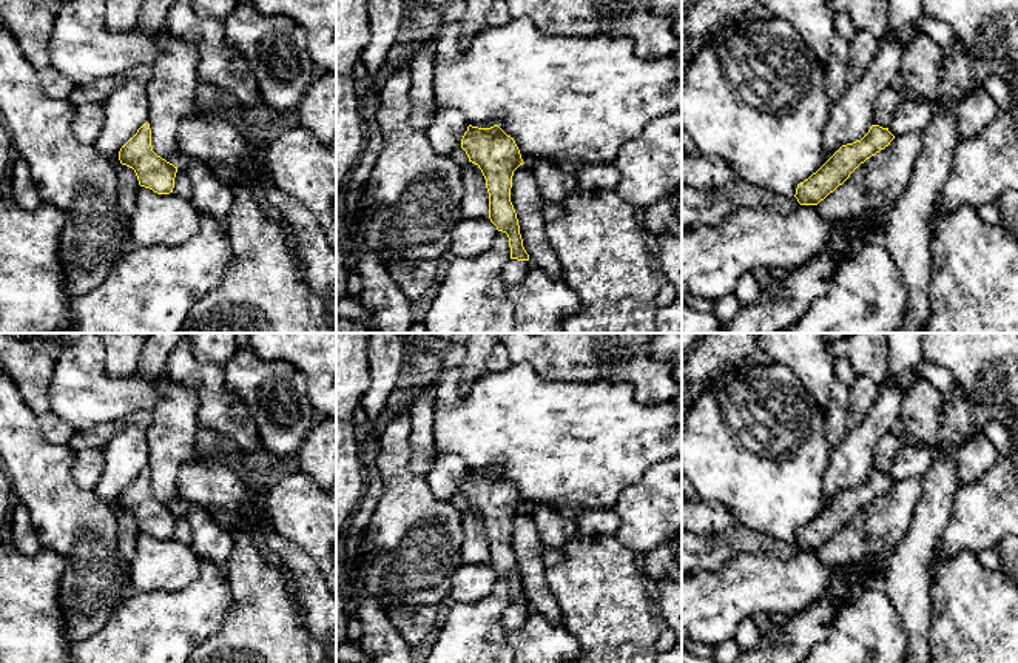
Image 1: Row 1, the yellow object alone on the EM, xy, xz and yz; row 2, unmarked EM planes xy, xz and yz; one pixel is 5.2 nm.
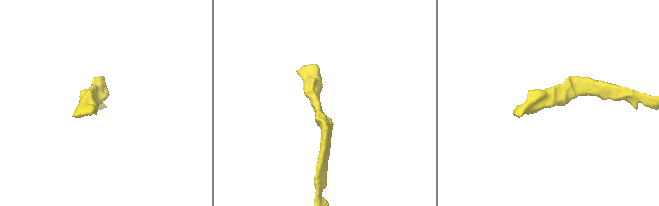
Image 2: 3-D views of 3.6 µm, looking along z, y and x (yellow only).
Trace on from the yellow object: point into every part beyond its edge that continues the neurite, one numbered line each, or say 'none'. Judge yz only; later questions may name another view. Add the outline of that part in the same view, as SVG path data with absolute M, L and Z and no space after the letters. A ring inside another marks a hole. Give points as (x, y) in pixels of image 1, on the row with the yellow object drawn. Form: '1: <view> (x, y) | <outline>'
1: yz (699, 207) | M742 179L716 190L697 190L682 183L682 231L699 225L720 225L742 208L770 208L788 214L799 205L794 196L776 194Z

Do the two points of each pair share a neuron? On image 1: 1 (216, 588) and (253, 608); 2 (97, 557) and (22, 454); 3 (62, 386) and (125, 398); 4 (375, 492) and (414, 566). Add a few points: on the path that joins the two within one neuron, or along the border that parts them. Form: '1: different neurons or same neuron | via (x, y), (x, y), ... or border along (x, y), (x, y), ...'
1: different neurons | border along (227, 574), (232, 606), (218, 631)
2: same neuron | via (80, 531), (60, 511), (42, 480)
3: same neuron | via (77, 389), (85, 397), (110, 398)
4: different neurons | border along (377, 464), (381, 474), (383, 494), (364, 534)

